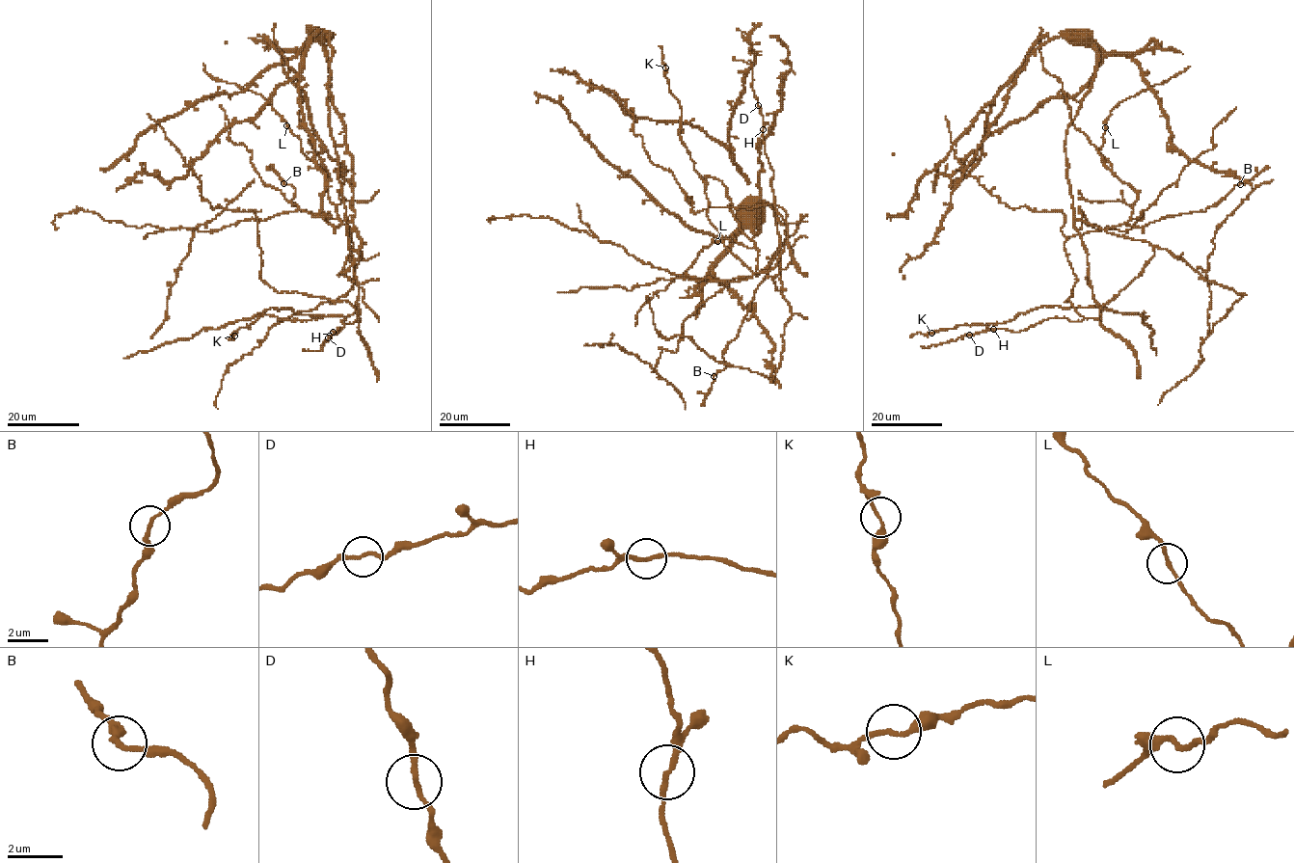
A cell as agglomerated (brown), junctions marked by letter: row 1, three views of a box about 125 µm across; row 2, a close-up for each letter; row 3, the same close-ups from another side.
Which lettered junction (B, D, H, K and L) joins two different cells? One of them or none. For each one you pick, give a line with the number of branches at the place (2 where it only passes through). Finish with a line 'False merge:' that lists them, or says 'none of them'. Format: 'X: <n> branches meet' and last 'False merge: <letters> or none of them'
False merge: none of them

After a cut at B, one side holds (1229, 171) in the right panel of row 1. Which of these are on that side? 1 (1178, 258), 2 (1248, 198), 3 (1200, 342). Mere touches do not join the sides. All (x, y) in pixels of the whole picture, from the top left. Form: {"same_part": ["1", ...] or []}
{"same_part": ["1", "3"]}

